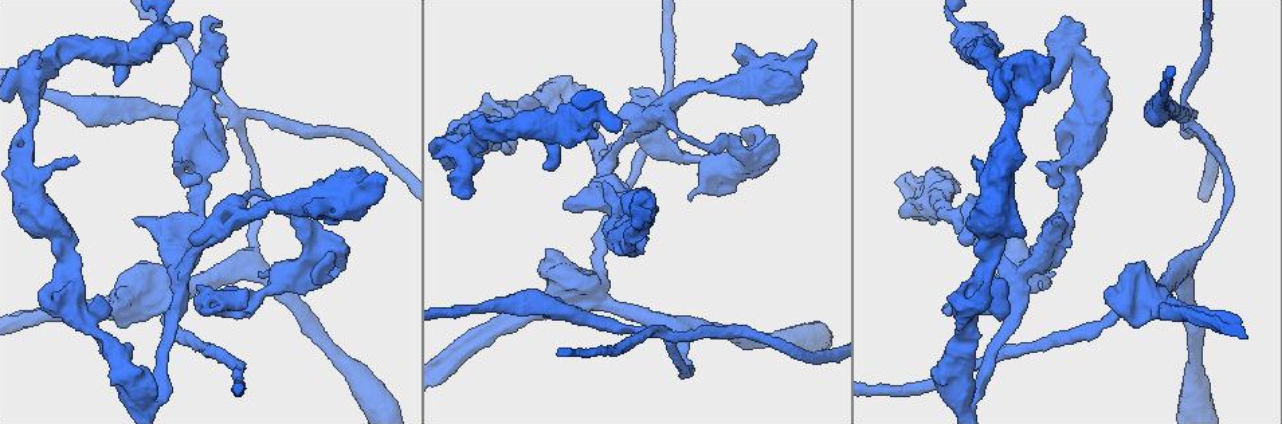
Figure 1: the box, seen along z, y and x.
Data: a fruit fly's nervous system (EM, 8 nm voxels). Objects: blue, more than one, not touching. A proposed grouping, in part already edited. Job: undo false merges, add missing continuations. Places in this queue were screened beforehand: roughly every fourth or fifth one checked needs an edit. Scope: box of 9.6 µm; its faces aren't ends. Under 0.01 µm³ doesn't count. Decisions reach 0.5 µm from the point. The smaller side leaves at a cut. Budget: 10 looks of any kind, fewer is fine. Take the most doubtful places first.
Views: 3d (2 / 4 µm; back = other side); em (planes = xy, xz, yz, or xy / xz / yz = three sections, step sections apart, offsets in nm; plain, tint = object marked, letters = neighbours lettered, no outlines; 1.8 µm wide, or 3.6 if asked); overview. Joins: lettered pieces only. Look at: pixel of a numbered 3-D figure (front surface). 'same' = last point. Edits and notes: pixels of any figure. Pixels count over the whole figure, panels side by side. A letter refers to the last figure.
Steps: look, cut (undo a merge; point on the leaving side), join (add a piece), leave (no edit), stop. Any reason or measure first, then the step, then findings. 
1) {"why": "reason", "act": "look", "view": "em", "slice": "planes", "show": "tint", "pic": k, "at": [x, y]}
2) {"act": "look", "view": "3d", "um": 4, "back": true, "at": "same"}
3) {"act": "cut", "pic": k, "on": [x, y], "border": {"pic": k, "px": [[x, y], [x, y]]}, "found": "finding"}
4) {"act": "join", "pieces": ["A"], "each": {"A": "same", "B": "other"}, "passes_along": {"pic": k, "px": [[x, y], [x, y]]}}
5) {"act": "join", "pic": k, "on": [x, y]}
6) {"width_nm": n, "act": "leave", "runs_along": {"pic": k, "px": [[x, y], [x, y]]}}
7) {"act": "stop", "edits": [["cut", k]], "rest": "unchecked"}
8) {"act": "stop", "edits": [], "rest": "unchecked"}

{"why": "touches itself", "act": "look", "view": "em", "slice": "planes", "show": "letters", "pic": 1, "at": [76, 304]}

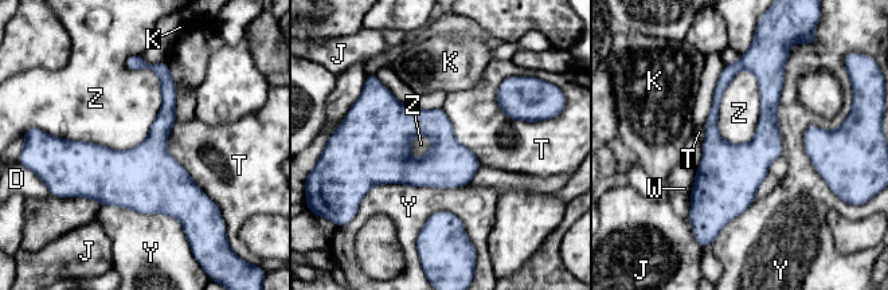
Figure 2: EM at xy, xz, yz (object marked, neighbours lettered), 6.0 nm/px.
{"longest_contact_nm": ["Z", 750], "act": "leave", "each": {"D": "other", "J": "other", "K": "other", "T": "other", "W": "other", "Y": "other", "Z": "other"}, "border": {"pic": 2, "px": [[160, 79], [130, 148], [47, 133]]}, "found": "continuous, no second cell"}

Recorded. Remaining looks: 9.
{"why": "free end", "act": "look", "view": "3d", "um": 2, "pic": 1, "at": [193, 299]}

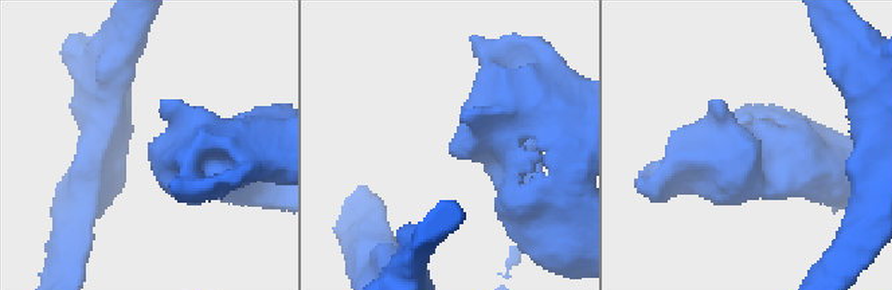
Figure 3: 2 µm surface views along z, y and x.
{"arm_widths_nm": [340, 340], "why": "need the tissue", "act": "look", "view": "em", "slice": "xz", "step": 8, "show": "letters", "pic": 3, "at": [757, 148]}

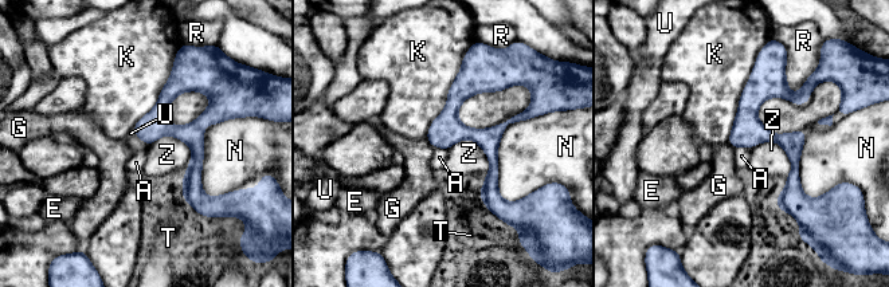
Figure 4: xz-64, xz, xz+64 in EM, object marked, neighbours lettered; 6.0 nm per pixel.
{"width_nm": 160, "longest_contact_nm": ["K", 600], "act": "leave", "each": {"A": "other", "E": "other", "G": "other", "K": "other", "N": "other", "R": "other", "T": "other", "U": "other", "Z": "other"}, "found": "none of them fits"}

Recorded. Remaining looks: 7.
{"why": "calibre changes", "act": "look", "view": "3d", "um": 4, "pic": 1, "at": [162, 293]}

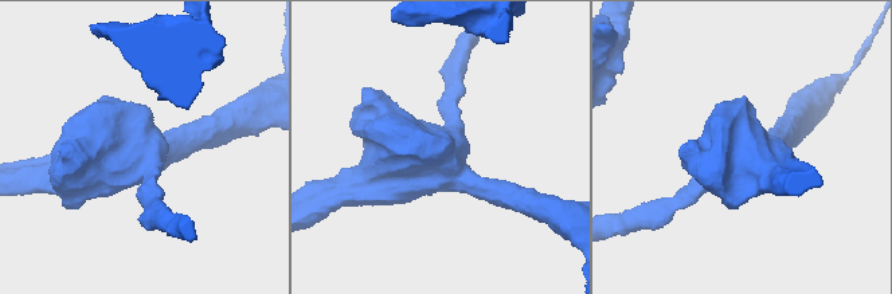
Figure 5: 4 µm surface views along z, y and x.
{"why": "now the EM", "act": "look", "view": "em", "slice": "planes", "show": "letters", "pic": 5, "at": [134, 150]}

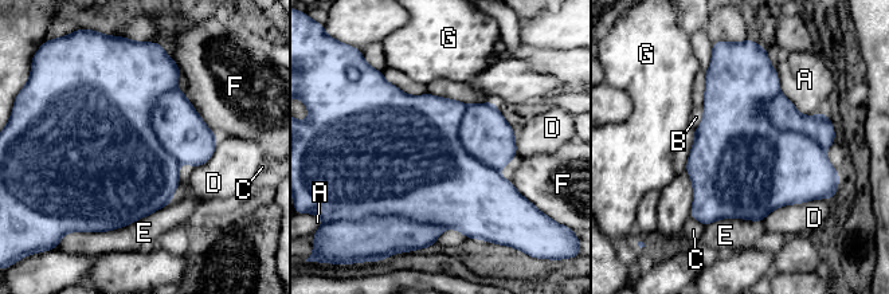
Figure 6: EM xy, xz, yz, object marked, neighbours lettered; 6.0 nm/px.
{"longest_contact_nm": ["E", 460], "act": "cut", "pic": 6, "on": [780, 112], "each": {"A": "other", "B": "other", "C": "other", "D": "other", "E": "other", "F": "other", "G": "other"}, "border": {"pic": 6, "px": [[762, 105], [775, 126], [825, 149]]}, "found": "a second cell is stuck on"}

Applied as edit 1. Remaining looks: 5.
{"act": "look", "view": "overview"}

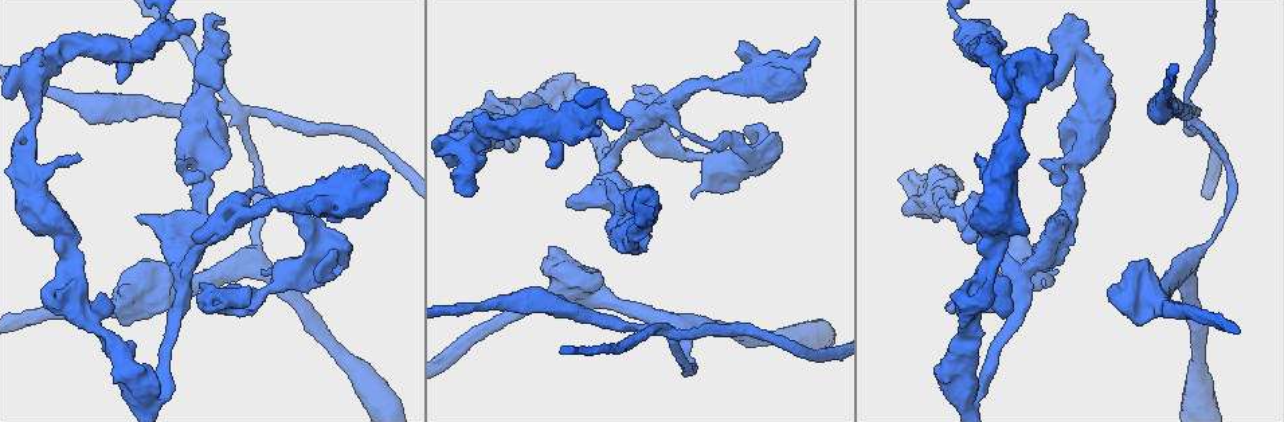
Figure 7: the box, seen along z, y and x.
{"why": "abrupt turn", "act": "look", "view": "em", "slice": "xz", "step": 4, "show": "tint", "pic": 7, "at": [977, 396]}

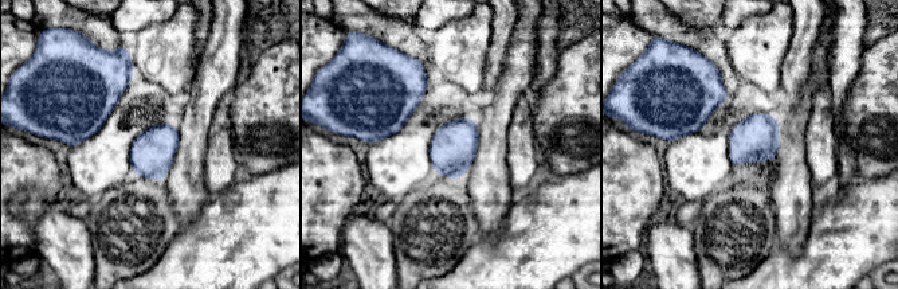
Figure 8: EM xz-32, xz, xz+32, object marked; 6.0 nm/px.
{"act": "look", "view": "em", "slice": "planes", "show": "letters", "at": "same"}

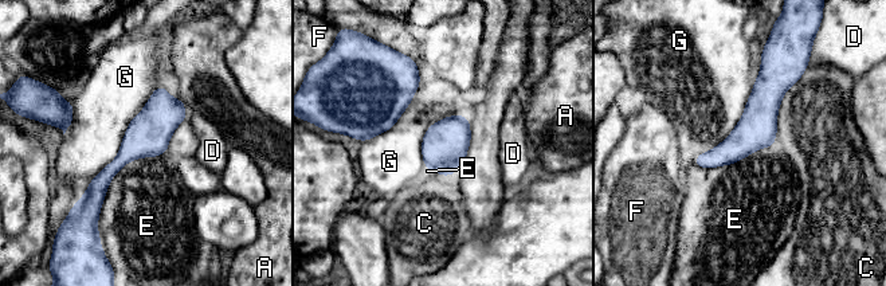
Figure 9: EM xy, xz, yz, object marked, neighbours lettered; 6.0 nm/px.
{"longest_contact_nm": ["G", 850], "act": "leave", "each": {"A": "other", "C": "other", "D": "other", "E": "other", "F": "other", "G": "other"}, "runs_along": {"pic": 9, "px": [[161, 90], [161, 116], [91, 207]]}, "found": "continuous, no second cell"}

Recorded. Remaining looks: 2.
{"act": "stop", "edits": [["cut", 6]], "rest": "unchecked"}

